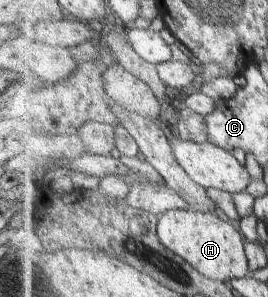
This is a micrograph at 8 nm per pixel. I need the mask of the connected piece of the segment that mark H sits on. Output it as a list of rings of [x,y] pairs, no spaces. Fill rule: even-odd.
[[[171,210],[159,217],[157,231],[162,244],[185,258],[199,273],[212,280],[229,281],[250,275],[244,237],[235,221],[220,219],[213,212]]]

